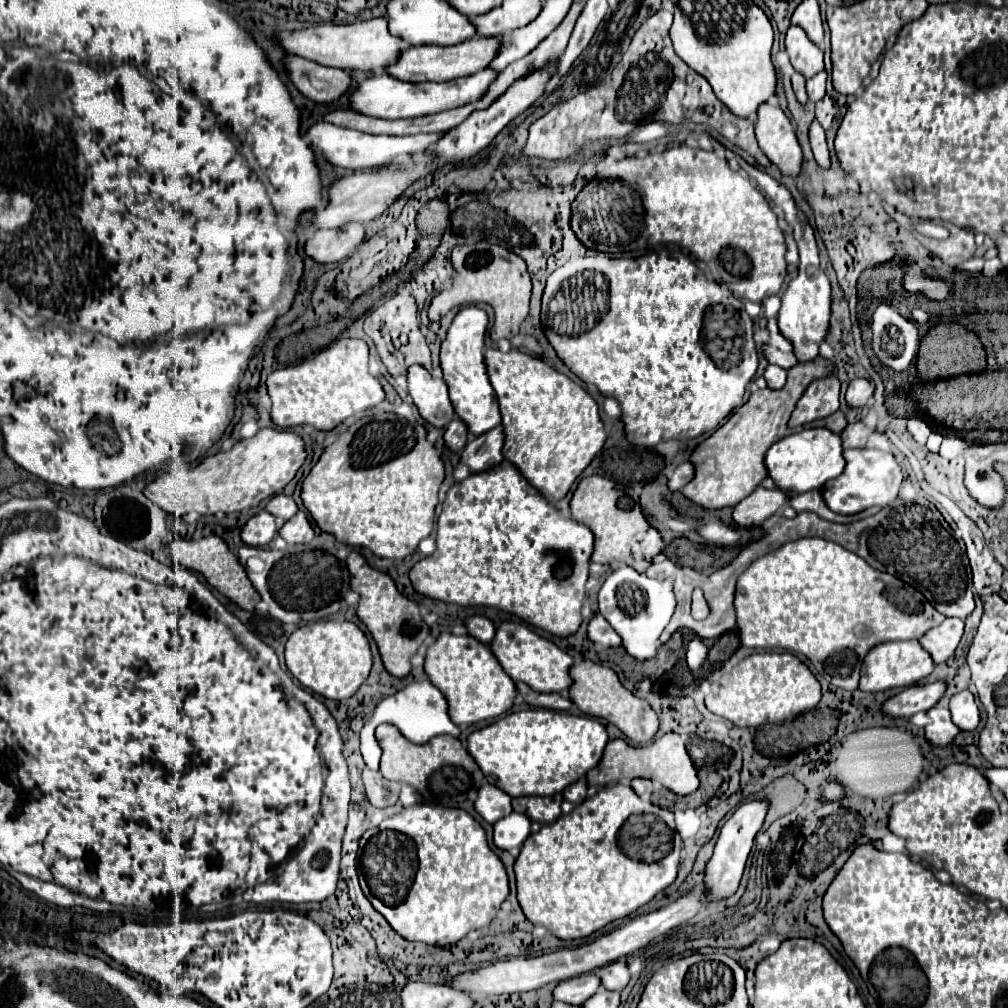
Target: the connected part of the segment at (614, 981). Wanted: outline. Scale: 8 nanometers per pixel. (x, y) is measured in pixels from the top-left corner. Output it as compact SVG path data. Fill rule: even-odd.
M620 962L608 964L600 974L600 982L606 990L624 990L628 980L630 980L628 968L626 968L626 964L620 964Z

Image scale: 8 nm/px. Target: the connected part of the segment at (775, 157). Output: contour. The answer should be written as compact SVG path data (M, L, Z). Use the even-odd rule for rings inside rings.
M774 104L760 106L756 114L756 138L768 160L776 164L784 176L800 176L804 160L802 148L796 130L782 108Z

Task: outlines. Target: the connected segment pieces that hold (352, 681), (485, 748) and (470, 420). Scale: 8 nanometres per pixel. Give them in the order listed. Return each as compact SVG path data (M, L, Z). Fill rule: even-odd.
M318 620L300 626L286 642L286 666L292 676L314 694L340 700L356 694L372 668L372 654L366 634L348 620Z
M552 710L512 712L468 736L468 752L486 780L510 796L552 796L562 792L600 762L606 744L606 728L592 716Z
M476 306L462 308L454 316L448 328L448 336L440 346L440 366L444 370L444 382L448 384L448 390L450 390L450 402L454 406L454 412L466 424L468 432L474 436L492 430L502 420L496 394L486 374L486 364L484 364L484 354L482 354L486 326L488 326L488 316L484 310Z

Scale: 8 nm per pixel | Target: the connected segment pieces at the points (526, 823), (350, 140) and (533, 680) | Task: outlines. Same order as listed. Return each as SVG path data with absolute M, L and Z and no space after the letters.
M512 812L494 824L494 844L500 850L522 848L522 842L530 834L530 820L524 814Z
M318 122L306 130L306 142L312 146L314 152L324 154L324 158L340 168L346 170L370 170L378 168L382 164L388 164L396 158L402 158L406 154L422 152L436 144L444 132L434 132L434 134L414 134L414 136L376 136L376 134L364 134L358 130L348 130L348 128L338 128L334 124Z
M502 622L496 630L494 640L490 642L490 650L494 652L496 660L512 680L526 682L536 692L562 692L568 690L572 684L568 676L568 668L572 666L572 656L568 656L554 642L538 636L524 624Z

